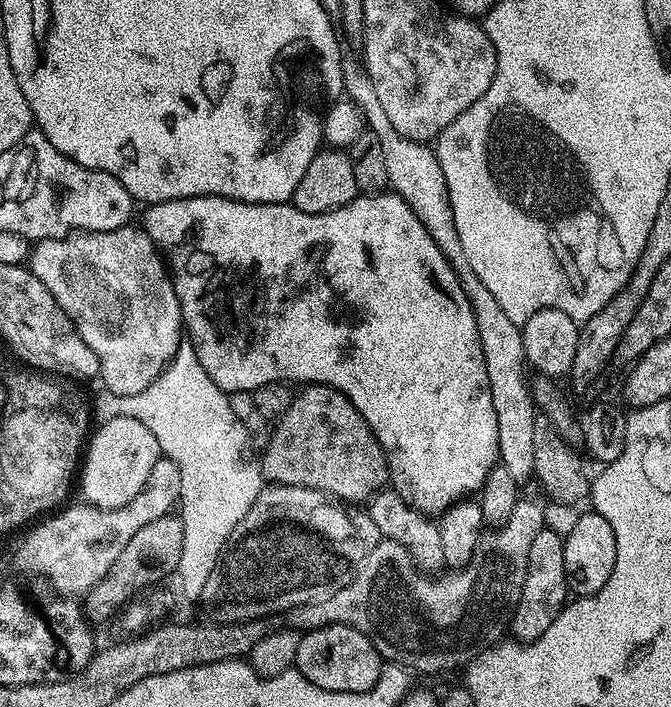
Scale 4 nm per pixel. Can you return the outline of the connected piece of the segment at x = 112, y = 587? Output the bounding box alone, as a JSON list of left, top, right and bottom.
[82,514,184,625]

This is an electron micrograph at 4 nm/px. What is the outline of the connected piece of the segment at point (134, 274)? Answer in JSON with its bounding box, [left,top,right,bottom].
[30,226,182,394]

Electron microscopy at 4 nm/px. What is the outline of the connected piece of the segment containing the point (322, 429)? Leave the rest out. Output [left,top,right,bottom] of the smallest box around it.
[258,384,389,506]

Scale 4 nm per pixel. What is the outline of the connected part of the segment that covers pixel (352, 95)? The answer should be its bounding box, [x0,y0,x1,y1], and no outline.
[343,57,538,485]

